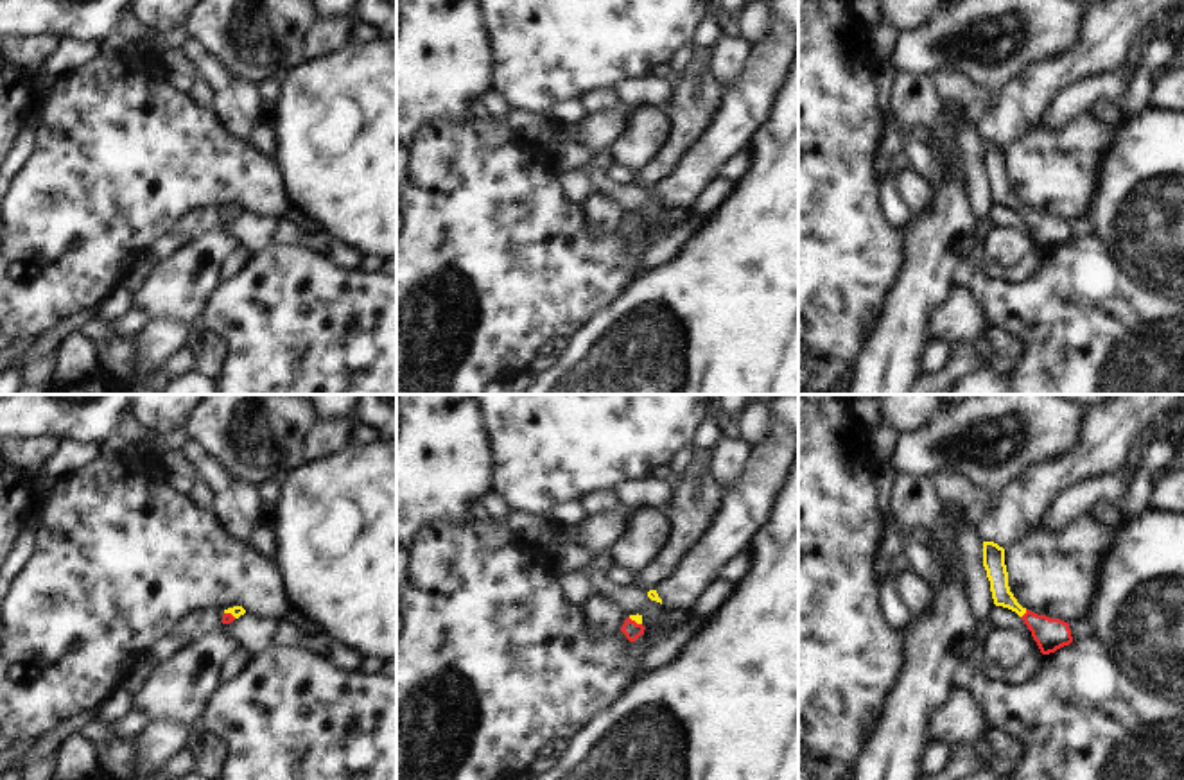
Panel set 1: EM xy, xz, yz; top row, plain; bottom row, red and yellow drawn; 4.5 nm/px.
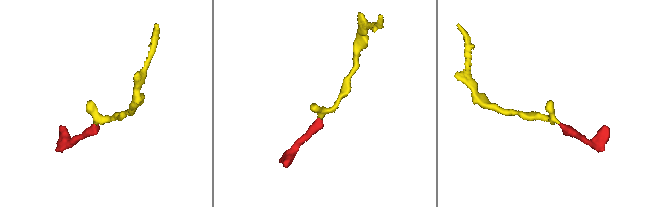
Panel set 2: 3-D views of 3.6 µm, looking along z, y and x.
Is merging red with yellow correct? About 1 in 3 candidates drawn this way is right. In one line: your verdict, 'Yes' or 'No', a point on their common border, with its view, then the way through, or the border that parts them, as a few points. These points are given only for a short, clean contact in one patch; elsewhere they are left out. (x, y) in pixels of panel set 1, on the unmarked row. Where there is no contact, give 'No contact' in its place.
Yes. Touches red at yz (1025, 212). Path across: yz (1050, 232), (1025, 212), (1001, 190), (996, 169).

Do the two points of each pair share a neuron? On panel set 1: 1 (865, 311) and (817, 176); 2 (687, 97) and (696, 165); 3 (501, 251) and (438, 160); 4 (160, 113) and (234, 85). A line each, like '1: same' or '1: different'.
1: same
2: different
3: same
4: different

